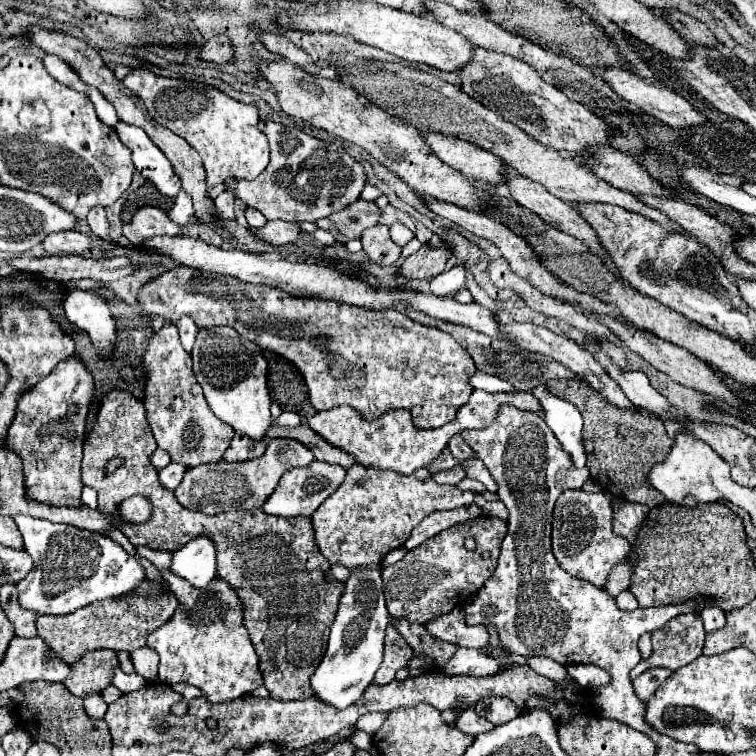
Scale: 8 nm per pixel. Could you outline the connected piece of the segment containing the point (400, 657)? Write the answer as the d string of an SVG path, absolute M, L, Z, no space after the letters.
M389 625L387 637L385 637L385 657L383 657L379 671L375 673L375 683L387 685L391 679L395 679L397 669L405 667L411 655L413 655L413 649L403 641L403 637L399 637L397 629Z

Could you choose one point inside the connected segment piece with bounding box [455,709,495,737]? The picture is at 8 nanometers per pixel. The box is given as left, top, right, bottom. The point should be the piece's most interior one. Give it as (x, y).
(469, 722)

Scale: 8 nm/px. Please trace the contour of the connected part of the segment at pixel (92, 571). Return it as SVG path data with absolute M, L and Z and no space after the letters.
M15 515L13 521L23 535L25 551L35 563L27 577L17 583L19 603L25 609L41 615L67 615L93 601L127 593L147 579L143 565L107 535L29 515Z

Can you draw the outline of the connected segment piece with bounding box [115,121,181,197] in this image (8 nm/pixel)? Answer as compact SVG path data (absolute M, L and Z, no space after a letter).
M121 121L115 125L115 131L123 145L131 149L135 169L147 181L151 181L163 195L175 197L181 189L181 181L175 175L167 157L161 153L161 149L155 149L153 141L149 141L147 133L143 133L143 129L139 127L131 127Z

